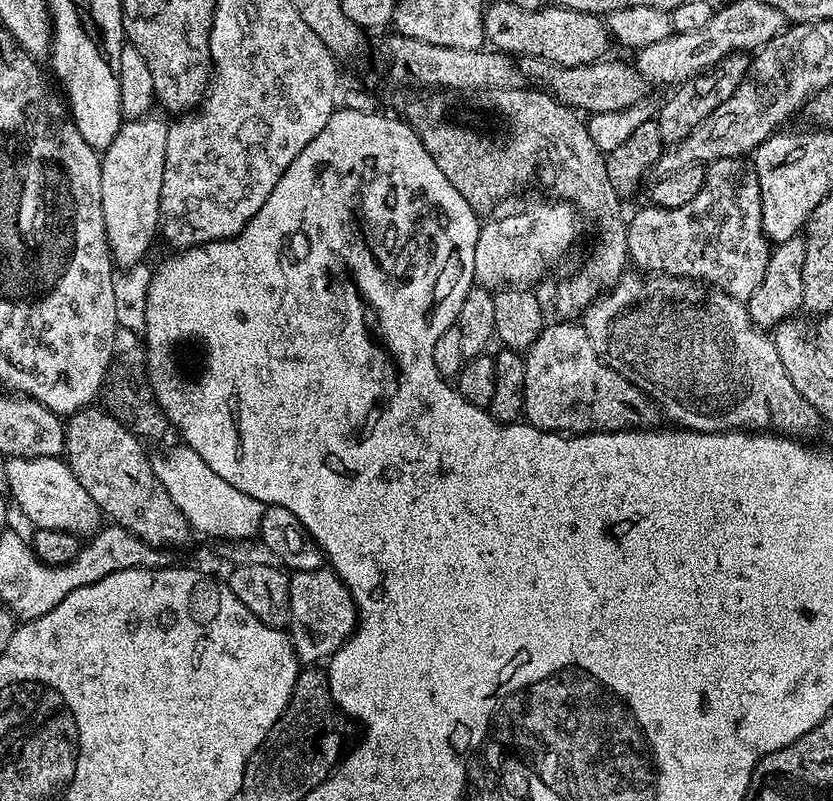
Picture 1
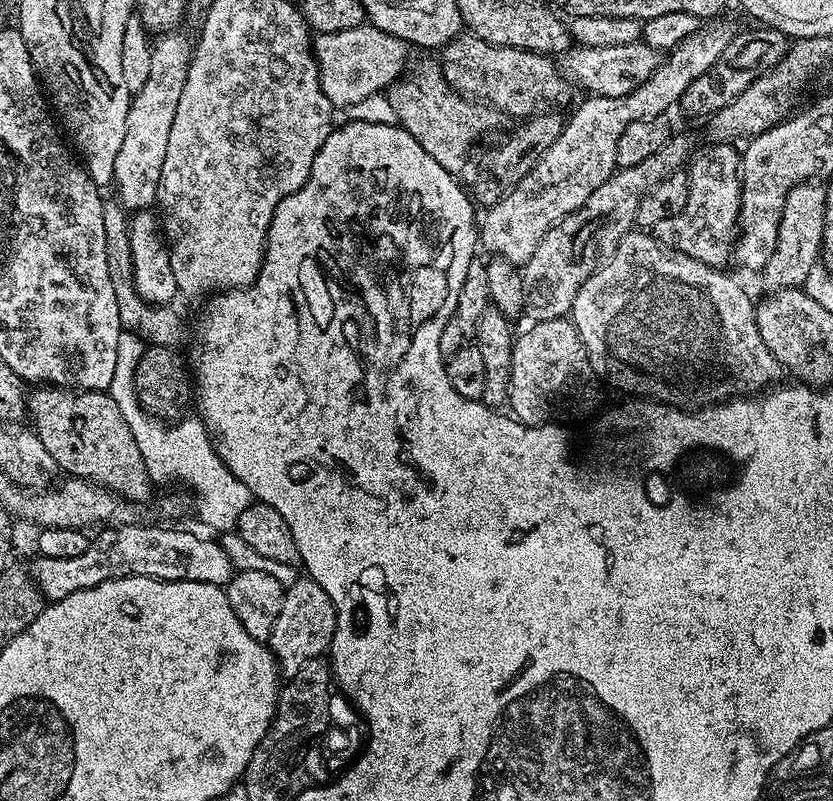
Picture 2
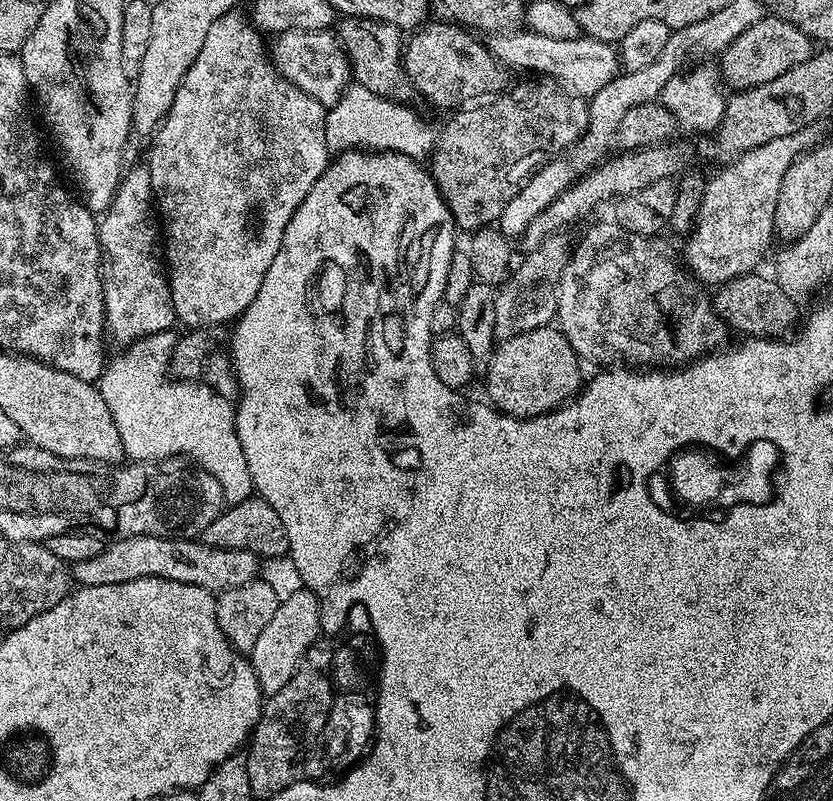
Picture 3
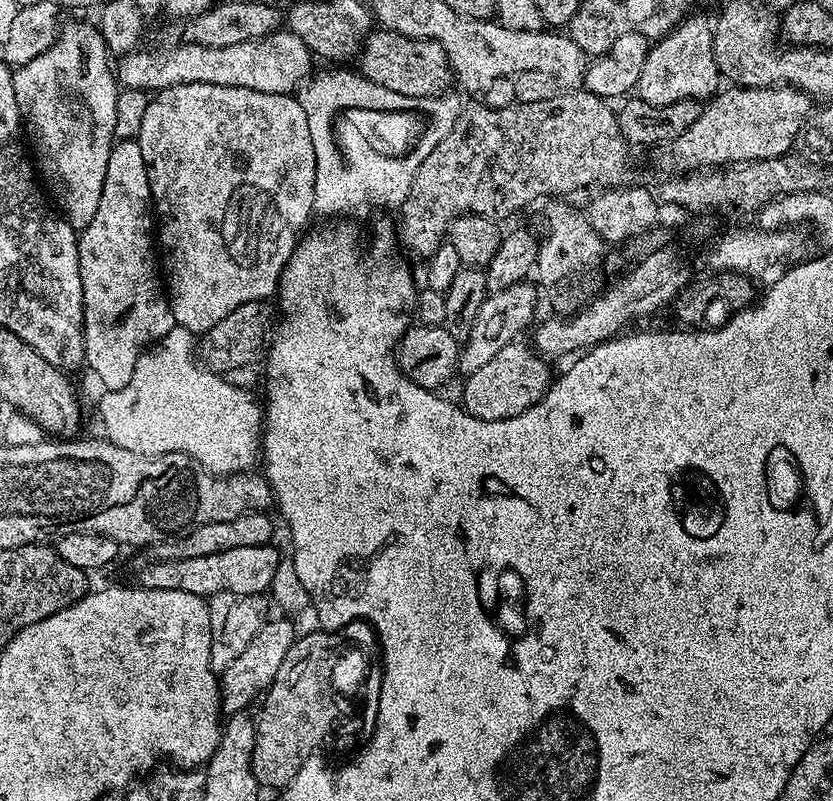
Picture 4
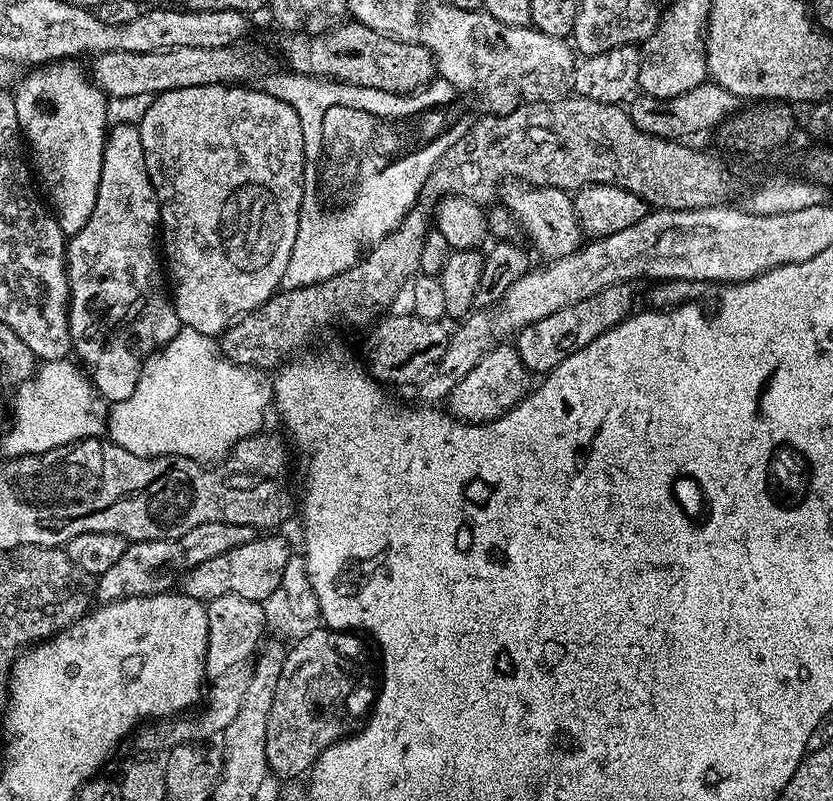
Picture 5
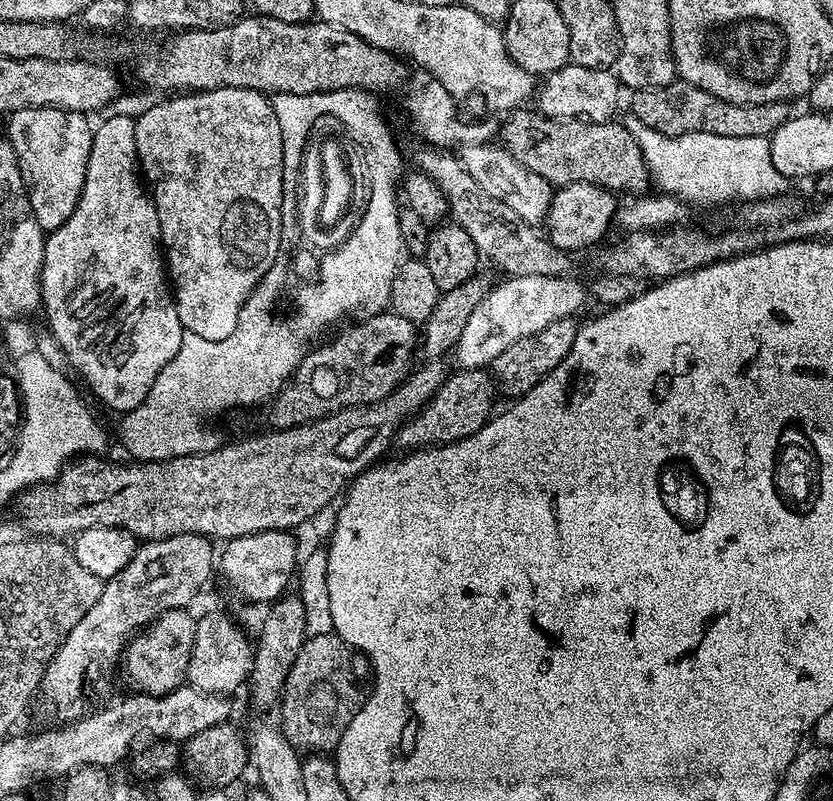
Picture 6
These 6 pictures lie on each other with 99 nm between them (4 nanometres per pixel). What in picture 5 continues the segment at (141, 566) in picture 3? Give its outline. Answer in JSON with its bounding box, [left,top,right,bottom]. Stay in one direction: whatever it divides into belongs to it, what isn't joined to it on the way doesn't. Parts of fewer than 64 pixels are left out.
[179,534,290,602]

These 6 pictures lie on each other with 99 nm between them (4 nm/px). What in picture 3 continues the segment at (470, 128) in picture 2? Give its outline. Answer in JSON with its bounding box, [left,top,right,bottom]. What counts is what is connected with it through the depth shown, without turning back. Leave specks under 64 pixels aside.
[336,17,414,101]

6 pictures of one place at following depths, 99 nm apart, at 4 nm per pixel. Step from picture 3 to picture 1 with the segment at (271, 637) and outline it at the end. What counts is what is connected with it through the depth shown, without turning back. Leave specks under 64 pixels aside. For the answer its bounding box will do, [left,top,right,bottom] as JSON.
[286,567,357,666]

